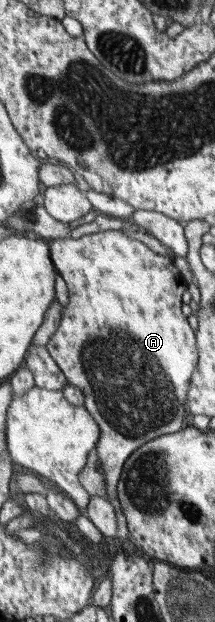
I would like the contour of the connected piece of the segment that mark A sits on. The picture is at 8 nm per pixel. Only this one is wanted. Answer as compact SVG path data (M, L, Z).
M121 230L49 241L49 253L56 272L67 284L69 304L46 348L68 383L81 388L85 396L83 406L99 425L96 450L105 476L108 493L105 499L115 509L118 521L115 537L122 540L130 531L118 501L117 484L126 459L148 441L177 433L186 426L186 399L199 360L194 322L181 310L182 295L188 289L188 283L171 258L158 255L145 243L127 237Z

